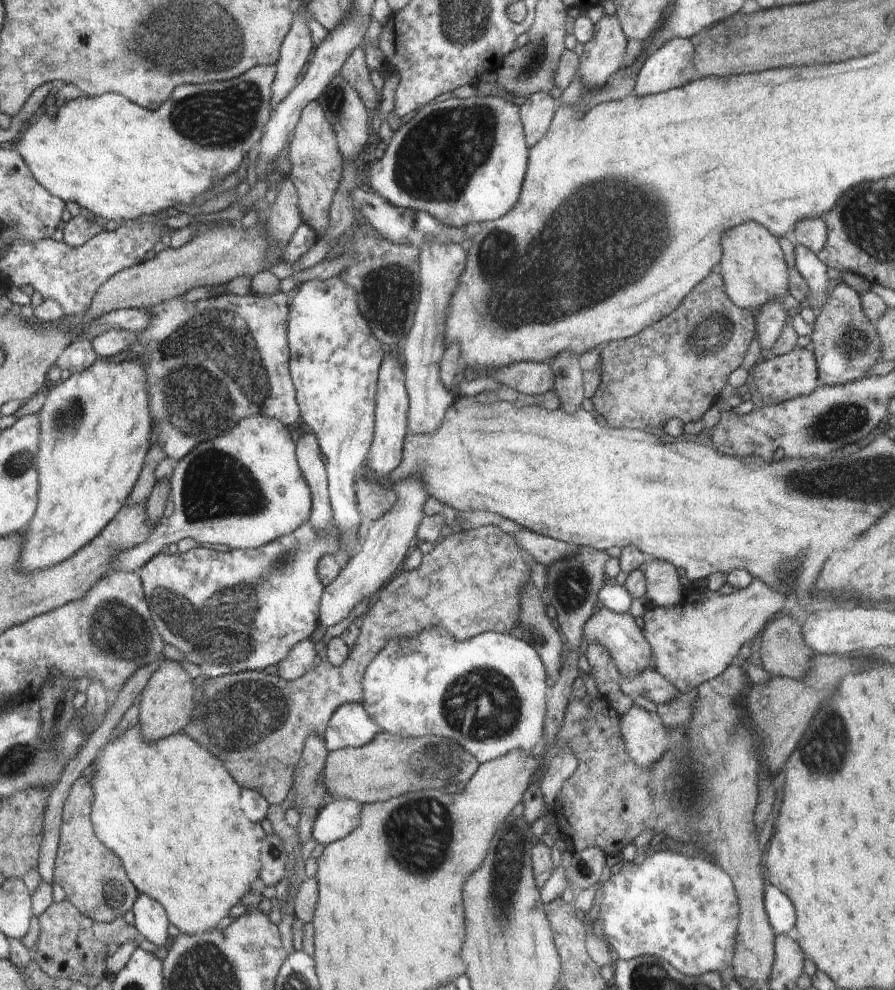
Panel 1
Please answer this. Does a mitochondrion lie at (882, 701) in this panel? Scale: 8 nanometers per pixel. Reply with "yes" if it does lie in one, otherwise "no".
no

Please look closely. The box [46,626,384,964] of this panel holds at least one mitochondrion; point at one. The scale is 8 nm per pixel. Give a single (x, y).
(237, 719)

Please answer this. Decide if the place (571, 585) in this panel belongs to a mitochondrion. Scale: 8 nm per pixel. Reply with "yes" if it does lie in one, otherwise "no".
yes

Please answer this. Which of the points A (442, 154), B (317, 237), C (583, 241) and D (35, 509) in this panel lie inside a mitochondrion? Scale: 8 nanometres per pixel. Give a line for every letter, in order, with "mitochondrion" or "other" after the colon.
A: mitochondrion
B: other
C: mitochondrion
D: other

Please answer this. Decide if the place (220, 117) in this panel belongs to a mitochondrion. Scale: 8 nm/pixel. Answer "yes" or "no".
yes

